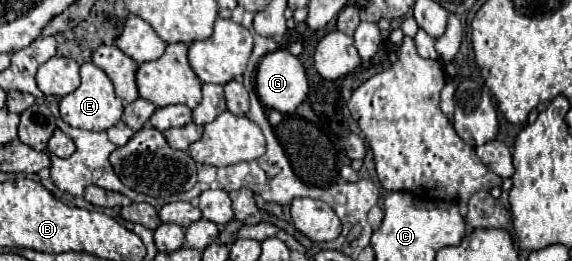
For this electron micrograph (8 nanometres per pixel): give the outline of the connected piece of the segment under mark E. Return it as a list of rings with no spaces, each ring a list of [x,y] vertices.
[[[83,63],[81,65],[81,85],[65,95],[59,103],[61,119],[69,123],[75,129],[87,129],[87,131],[107,131],[109,127],[117,125],[123,115],[123,99],[117,97],[113,83],[105,75],[103,69],[99,69],[93,63]]]

